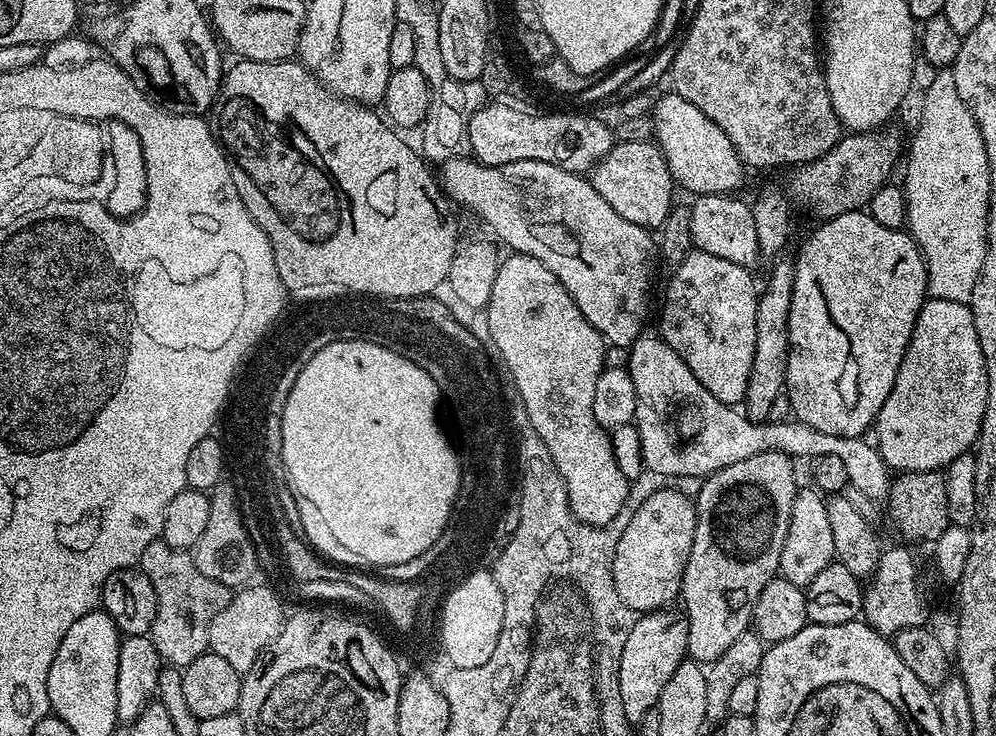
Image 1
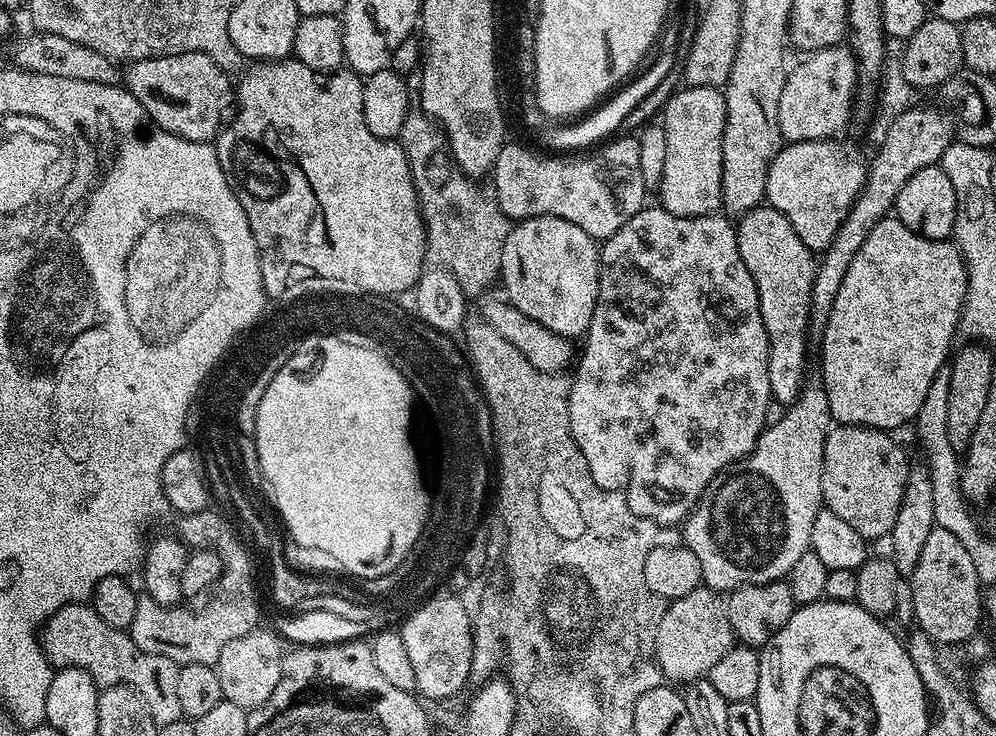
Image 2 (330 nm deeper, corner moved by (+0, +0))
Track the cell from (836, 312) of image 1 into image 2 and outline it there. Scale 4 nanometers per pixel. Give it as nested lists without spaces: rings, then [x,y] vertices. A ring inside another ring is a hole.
[[[895,215],[884,217],[874,230],[870,230],[870,238],[862,242],[862,250],[854,254],[854,262],[850,262],[850,270],[846,270],[846,278],[842,278],[842,286],[838,289],[838,298],[834,298],[834,310],[830,310],[830,322],[826,322],[824,339],[819,345],[820,368],[824,371],[822,383],[826,390],[826,398],[830,406],[830,414],[837,425],[858,424],[861,428],[879,428],[896,430],[903,424],[911,425],[916,419],[918,410],[922,410],[922,402],[926,402],[926,390],[930,390],[930,382],[934,382],[934,374],[949,363],[953,351],[952,339],[957,339],[960,326],[960,311],[964,309],[964,299],[968,293],[966,266],[960,253],[951,239],[931,240],[914,234]]]

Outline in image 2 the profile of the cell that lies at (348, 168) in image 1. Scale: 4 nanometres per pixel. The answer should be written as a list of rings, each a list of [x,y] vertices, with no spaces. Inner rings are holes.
[[[295,58],[262,60],[249,63],[247,66],[248,69],[243,69],[244,77],[238,80],[234,88],[234,104],[240,109],[233,120],[231,117],[221,127],[214,147],[218,154],[218,162],[222,166],[222,174],[226,174],[226,182],[230,182],[230,190],[234,190],[238,202],[242,202],[242,210],[246,210],[246,218],[250,222],[250,230],[254,234],[254,242],[260,255],[262,286],[268,285],[268,292],[276,299],[280,297],[280,292],[287,296],[291,292],[300,292],[296,284],[300,284],[300,280],[308,280],[308,276],[312,276],[312,284],[324,284],[324,290],[340,288],[346,294],[396,298],[399,297],[399,292],[404,292],[407,288],[408,291],[415,289],[416,280],[426,268],[426,234],[424,218],[420,215],[420,200],[416,197],[412,171],[402,146],[396,140],[383,140],[370,134],[366,126],[366,118],[362,114],[364,80],[351,70],[337,70],[331,74],[315,72],[310,70],[310,66]]]

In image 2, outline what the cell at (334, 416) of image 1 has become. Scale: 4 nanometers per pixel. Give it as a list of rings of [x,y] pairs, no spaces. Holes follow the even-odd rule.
[[[337,340],[314,342],[310,350],[297,350],[274,374],[274,378],[271,378],[261,402],[258,403],[255,441],[260,470],[264,475],[265,485],[270,489],[275,511],[287,535],[292,535],[302,547],[313,548],[314,551],[337,560],[349,572],[349,577],[361,576],[361,581],[364,582],[392,572],[410,554],[428,519],[430,492],[429,489],[428,492],[424,489],[425,473],[416,465],[416,456],[412,456],[412,439],[408,436],[408,388],[404,388],[404,380],[400,380],[400,376],[396,376],[396,372],[392,372],[392,368],[388,368],[388,364],[380,360],[380,356],[372,356],[372,352],[363,352],[361,348],[348,348],[348,343]]]

